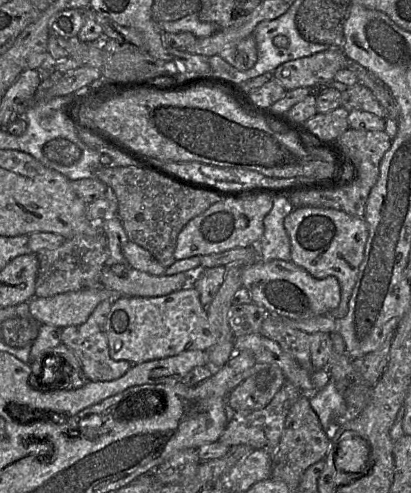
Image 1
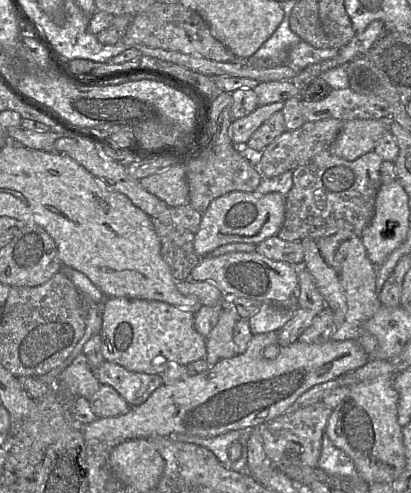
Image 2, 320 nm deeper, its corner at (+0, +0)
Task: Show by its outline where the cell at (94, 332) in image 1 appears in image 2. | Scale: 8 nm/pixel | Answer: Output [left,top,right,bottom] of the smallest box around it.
[93,361,163,407]

